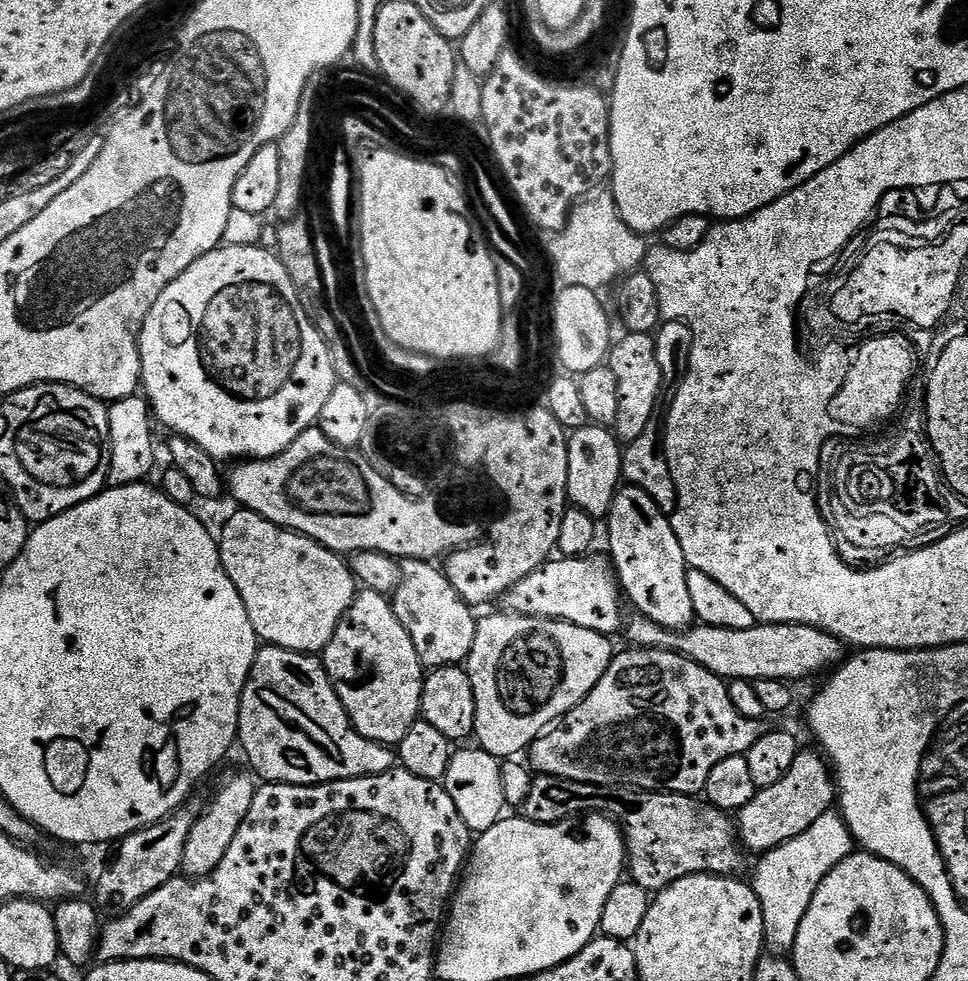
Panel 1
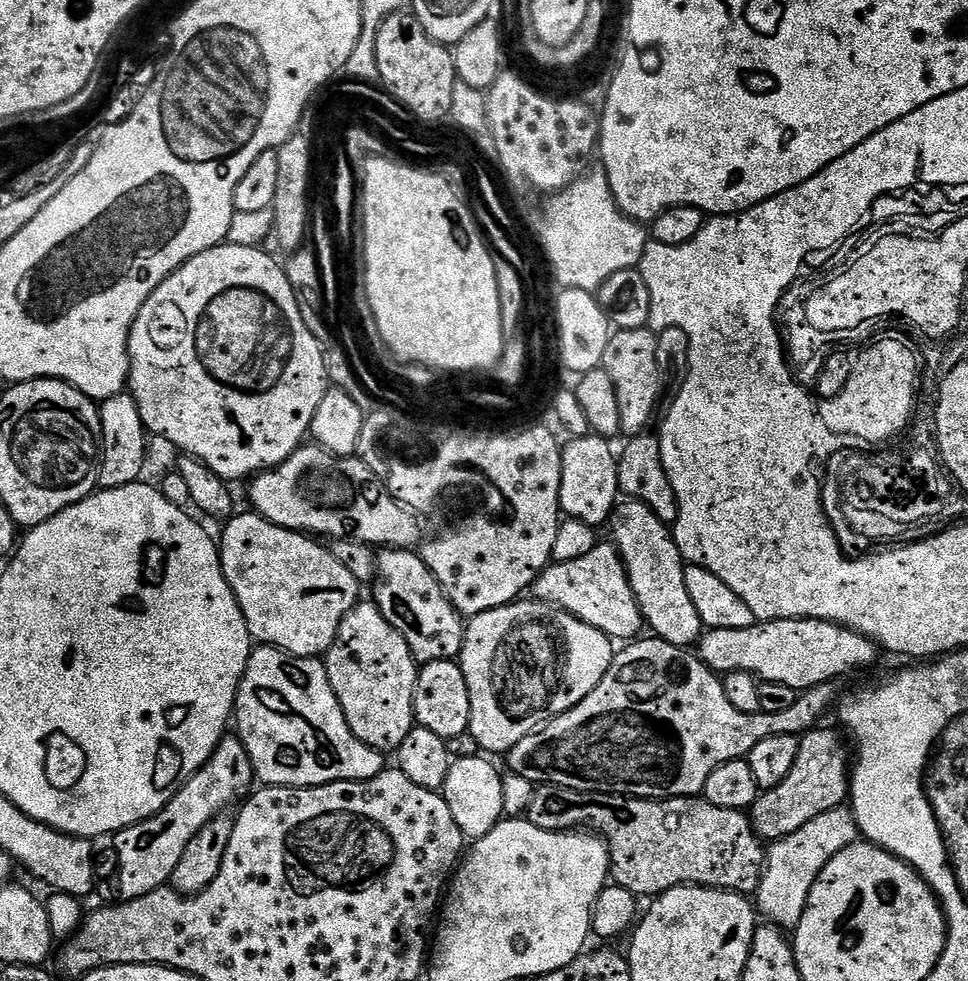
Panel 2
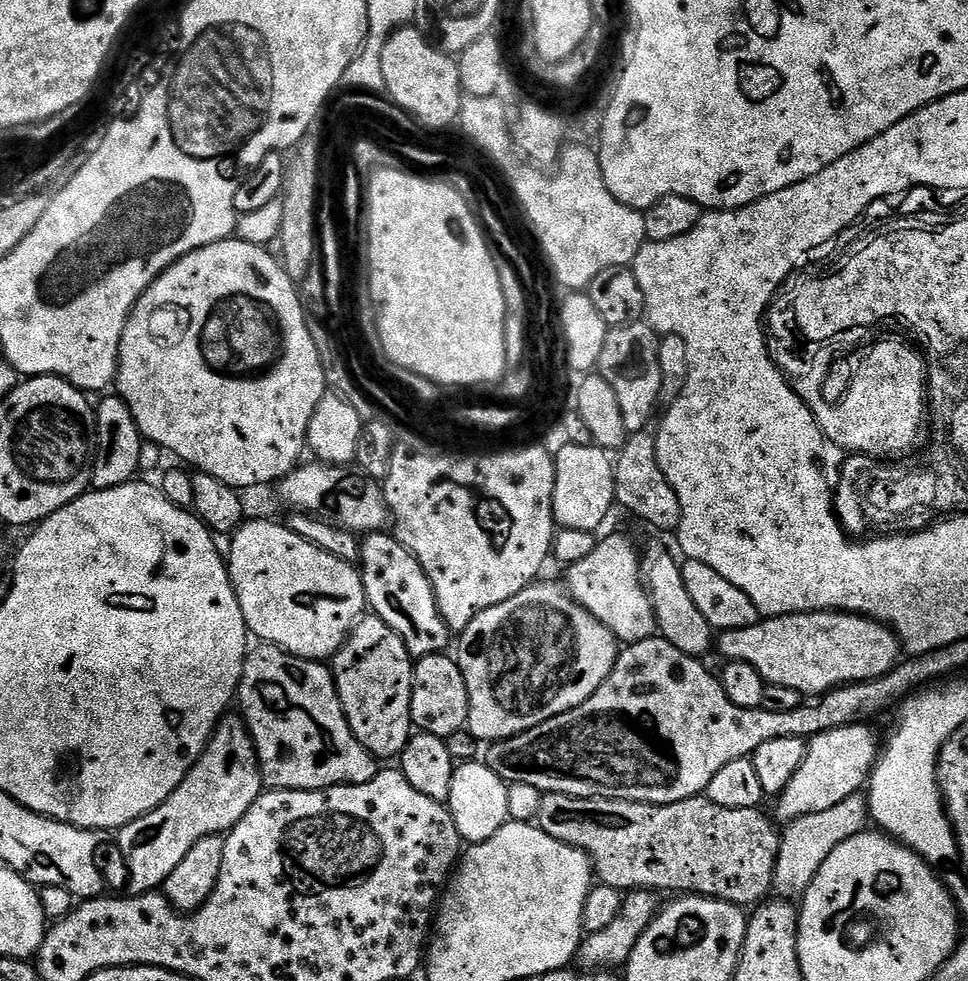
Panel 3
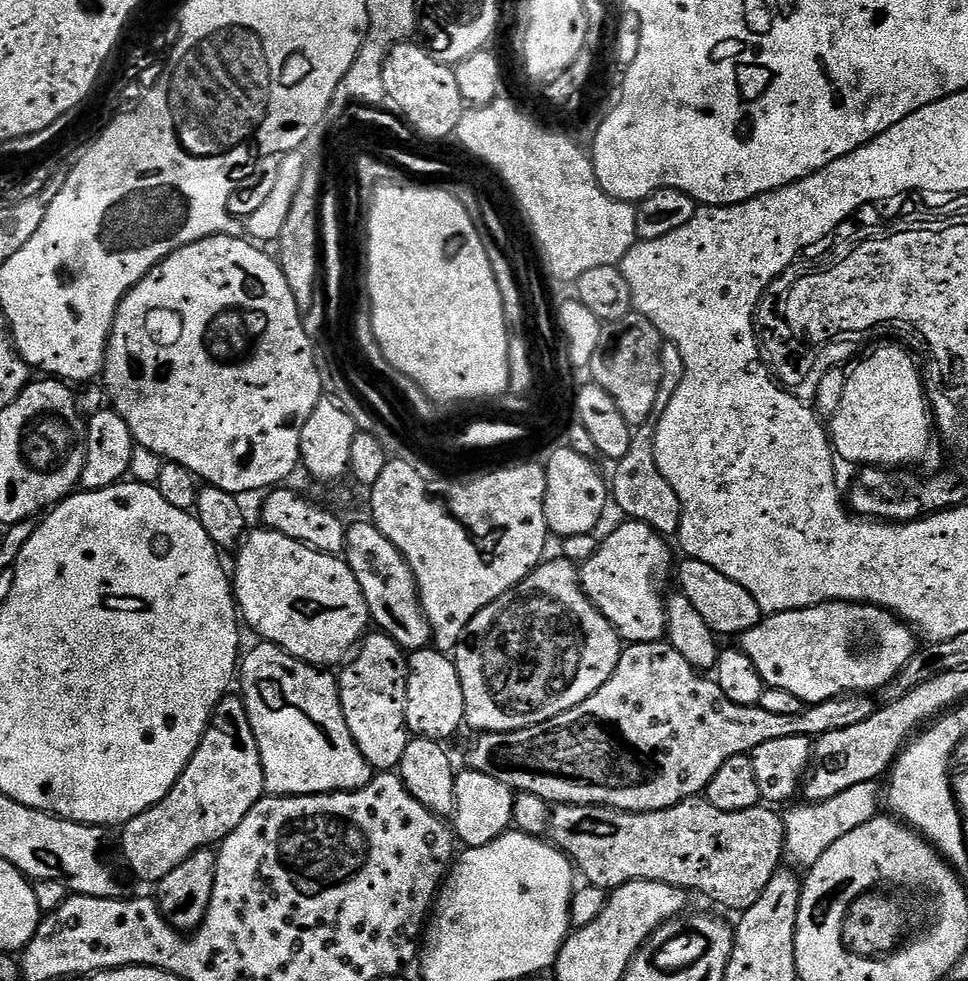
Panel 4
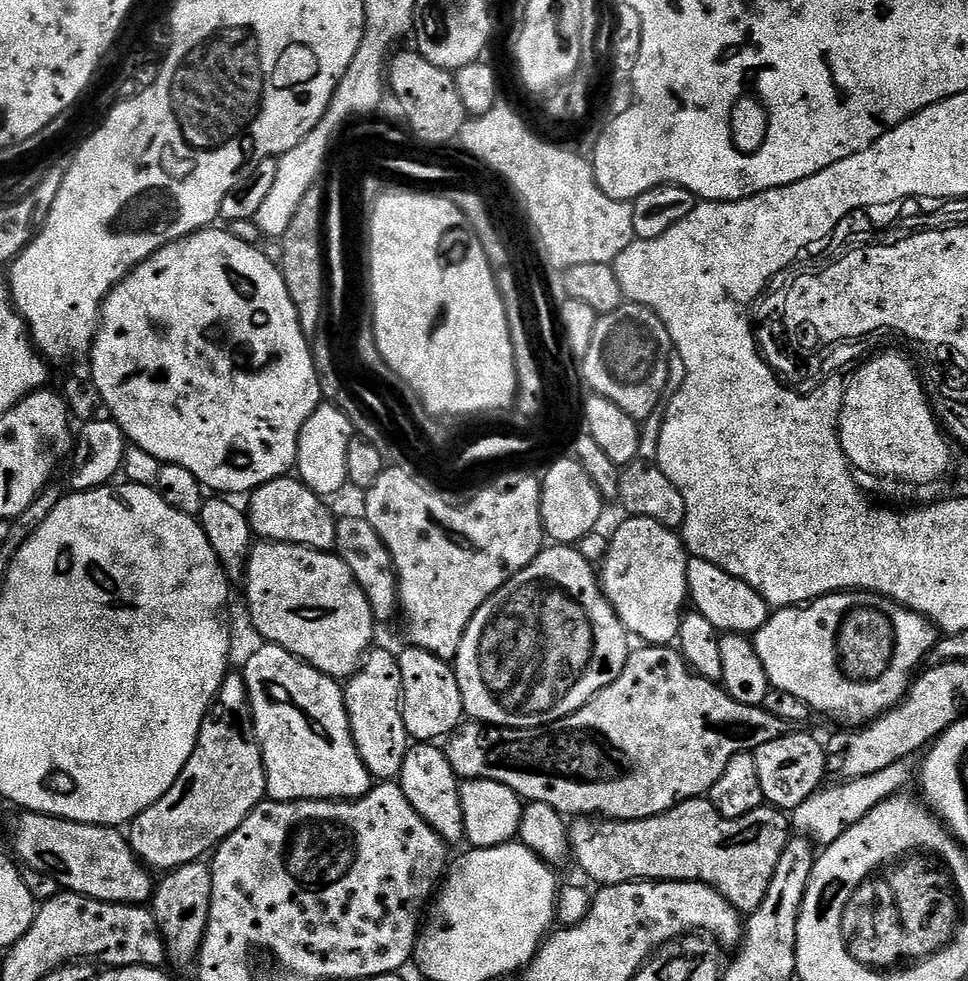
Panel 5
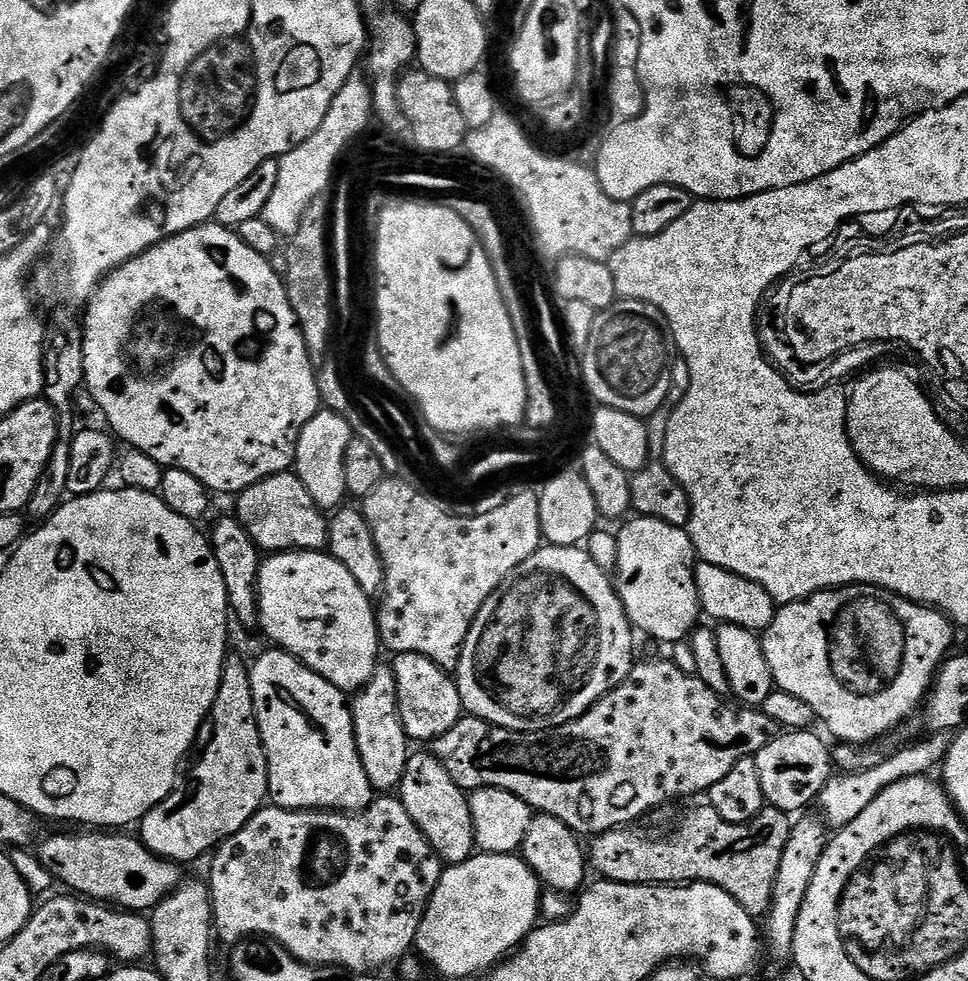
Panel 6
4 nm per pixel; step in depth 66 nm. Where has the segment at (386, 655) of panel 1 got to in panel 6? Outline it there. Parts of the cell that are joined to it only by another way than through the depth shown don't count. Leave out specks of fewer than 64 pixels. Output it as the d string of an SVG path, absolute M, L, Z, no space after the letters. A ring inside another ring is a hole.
M377 667L368 685L351 697L350 707L358 754L362 758L362 770L366 770L366 778L370 778L370 786L380 794L395 793L406 770L410 741L400 721L396 679L391 667Z

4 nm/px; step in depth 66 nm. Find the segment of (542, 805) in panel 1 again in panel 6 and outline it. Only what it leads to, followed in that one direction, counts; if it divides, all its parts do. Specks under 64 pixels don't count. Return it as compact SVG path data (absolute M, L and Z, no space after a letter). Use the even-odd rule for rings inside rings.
M711 806L696 808L673 836L655 840L621 826L602 832L590 844L590 864L605 880L619 884L713 884L734 898L754 918L763 917L772 901L774 878L786 846L790 820L768 806L750 822L731 824Z

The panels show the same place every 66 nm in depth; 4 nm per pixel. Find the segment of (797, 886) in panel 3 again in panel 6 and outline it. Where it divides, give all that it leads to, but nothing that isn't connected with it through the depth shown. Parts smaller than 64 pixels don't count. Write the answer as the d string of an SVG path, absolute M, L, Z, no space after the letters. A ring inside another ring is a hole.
M933 732L925 735L925 740L920 740L917 744L908 744L905 748L900 748L897 752L888 752L878 766L870 766L870 770L861 772L846 772L843 774L833 774L822 786L818 797L819 815L822 817L829 829L839 830L845 828L862 810L886 790L886 786L892 786L894 782L900 782L906 778L914 776L926 776L933 770L932 767L939 765L948 752L948 747L952 745L952 732Z

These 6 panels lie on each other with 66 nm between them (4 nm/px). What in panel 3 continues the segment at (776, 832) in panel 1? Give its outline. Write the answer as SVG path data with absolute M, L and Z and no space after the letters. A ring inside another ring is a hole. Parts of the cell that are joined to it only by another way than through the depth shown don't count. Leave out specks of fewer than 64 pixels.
M861 722L826 730L807 741L802 758L802 766L790 778L786 790L775 797L777 821L791 822L806 818L806 814L819 814L822 810L831 810L846 798L857 795L867 785L872 768L880 759L881 745L876 744L876 736Z

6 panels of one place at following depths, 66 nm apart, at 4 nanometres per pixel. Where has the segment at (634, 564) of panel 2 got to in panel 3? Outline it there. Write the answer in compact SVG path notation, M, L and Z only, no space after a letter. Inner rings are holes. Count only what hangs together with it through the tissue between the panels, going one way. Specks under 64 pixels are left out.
M652 544L642 552L642 579L648 596L652 599L652 609L656 615L656 626L659 635L670 646L678 646L682 654L704 658L708 651L714 648L714 630L706 618L702 618L698 606L690 598L686 590L686 582L682 582L681 565L660 544Z

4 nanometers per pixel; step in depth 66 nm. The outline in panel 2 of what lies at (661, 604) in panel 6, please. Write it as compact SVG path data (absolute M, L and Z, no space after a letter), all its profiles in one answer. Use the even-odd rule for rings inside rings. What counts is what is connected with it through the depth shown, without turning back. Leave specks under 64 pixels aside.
M612 542L597 543L596 548L582 558L549 564L536 579L534 596L535 599L544 600L574 614L582 622L586 622L586 626L602 630L602 634L606 634L614 642L635 641L643 633L640 631L645 631L646 628L636 595L628 581L628 569L620 557L620 549Z

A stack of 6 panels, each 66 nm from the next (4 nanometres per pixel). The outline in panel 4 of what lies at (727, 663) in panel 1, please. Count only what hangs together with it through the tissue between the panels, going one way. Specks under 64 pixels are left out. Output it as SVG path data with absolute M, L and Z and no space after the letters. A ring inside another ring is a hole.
M831 600L829 604L815 604L813 608L765 615L759 624L739 637L738 647L748 655L750 662L754 662L767 687L790 690L794 698L811 706L834 700L837 696L879 693L910 662L918 647L918 636L899 616L884 608Z

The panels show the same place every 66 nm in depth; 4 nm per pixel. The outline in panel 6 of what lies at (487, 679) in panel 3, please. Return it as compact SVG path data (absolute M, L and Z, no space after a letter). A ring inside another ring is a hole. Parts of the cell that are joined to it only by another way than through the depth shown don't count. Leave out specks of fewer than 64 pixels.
M541 546L522 566L518 566L500 583L498 590L486 598L482 610L474 618L470 626L470 634L466 634L466 642L460 651L460 664L456 667L454 679L460 691L460 703L463 711L470 716L477 716L494 726L509 728L515 732L547 732L553 728L561 728L566 722L577 720L594 707L607 692L614 691L618 685L630 674L634 663L632 657L632 636L634 629L628 622L628 616L616 593L615 583L609 573L600 569L588 551L583 547L557 548L555 546Z

